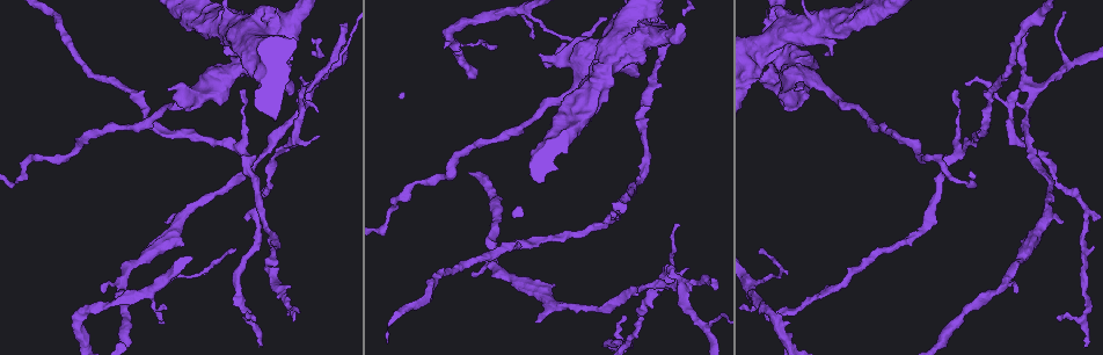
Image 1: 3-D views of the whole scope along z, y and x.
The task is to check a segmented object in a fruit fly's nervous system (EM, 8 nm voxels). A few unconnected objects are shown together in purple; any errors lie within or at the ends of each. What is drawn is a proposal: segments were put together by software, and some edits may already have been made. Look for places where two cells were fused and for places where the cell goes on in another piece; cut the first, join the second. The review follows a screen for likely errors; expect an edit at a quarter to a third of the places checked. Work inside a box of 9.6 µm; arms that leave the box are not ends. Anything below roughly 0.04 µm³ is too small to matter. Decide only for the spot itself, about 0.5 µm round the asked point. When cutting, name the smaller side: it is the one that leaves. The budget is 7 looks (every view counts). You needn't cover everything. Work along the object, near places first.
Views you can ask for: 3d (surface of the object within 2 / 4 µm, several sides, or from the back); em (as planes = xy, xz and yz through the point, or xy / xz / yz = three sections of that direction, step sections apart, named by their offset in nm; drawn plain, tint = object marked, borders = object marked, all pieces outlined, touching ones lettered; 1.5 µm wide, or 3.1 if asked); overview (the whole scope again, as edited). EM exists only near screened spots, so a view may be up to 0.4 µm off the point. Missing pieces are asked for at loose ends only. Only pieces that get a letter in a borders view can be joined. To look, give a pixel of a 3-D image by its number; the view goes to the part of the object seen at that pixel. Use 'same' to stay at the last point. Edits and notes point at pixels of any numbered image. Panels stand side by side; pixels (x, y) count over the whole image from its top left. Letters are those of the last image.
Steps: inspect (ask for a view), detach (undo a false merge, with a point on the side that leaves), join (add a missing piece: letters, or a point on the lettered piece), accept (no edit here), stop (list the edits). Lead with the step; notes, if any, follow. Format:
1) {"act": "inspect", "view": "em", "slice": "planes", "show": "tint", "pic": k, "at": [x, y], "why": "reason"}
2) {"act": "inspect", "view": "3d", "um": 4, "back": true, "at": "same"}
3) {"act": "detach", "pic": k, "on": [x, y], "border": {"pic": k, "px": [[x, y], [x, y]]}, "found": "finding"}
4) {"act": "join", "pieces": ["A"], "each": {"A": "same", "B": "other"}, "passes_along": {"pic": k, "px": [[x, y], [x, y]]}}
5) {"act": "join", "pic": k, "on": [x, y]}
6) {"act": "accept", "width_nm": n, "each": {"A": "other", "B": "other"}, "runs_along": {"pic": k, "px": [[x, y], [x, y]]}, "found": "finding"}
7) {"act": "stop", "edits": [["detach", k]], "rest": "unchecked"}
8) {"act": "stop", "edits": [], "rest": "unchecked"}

{"act": "inspect", "view": "3d", "um": 4, "pic": 1, "at": [294, 320], "why": "free end"}

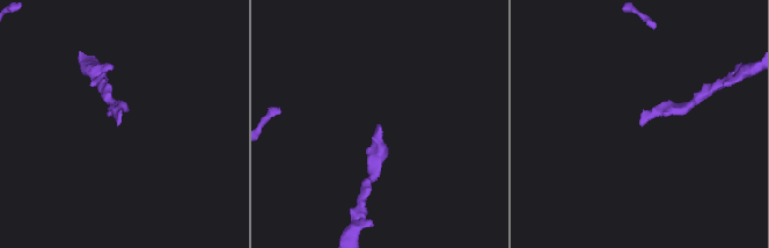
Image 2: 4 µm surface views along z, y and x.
{"act": "inspect", "view": "em", "slice": "planes", "show": "borders", "pic": 2, "at": [640, 123]}

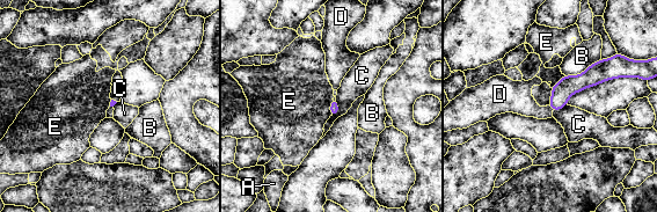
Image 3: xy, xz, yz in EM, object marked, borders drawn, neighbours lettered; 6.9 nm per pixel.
{"act": "join", "pieces": ["D"], "each": {"A": "other", "B": "other", "C": "other", "D": "same", "E": "other"}, "found": "the cell continues"}

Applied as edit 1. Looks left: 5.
{"act": "inspect", "view": "em", "slice": "xy", "step": 8, "show": "tint", "pic": 1, "at": [310, 93], "why": "branch point"}

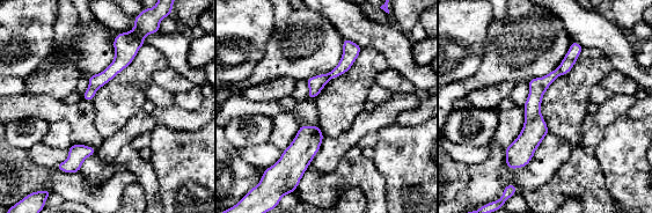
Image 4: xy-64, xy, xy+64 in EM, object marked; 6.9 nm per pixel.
{"act": "inspect", "view": "em", "slice": "planes", "show": "borders", "at": "same", "why": "cut it another way"}

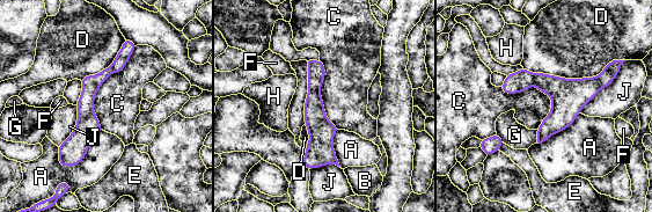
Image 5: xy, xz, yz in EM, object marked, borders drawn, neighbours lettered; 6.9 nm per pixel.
{"act": "detach", "pic": 5, "on": [517, 82], "longest_contact_nm": ["D", 700], "each": {"A": "other", "B": "other", "C": "other", "D": "other", "E": "other", "F": "other", "G": "other", "H": "other", "J": "other"}, "border": {"pic": 5, "px": [[533, 74], [534, 85]]}, "found": "a second cell is stuck on"}

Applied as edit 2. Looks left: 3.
{"act": "stop", "edits": [["join", 3], ["detach", 5]], "rest": "unchecked"}

